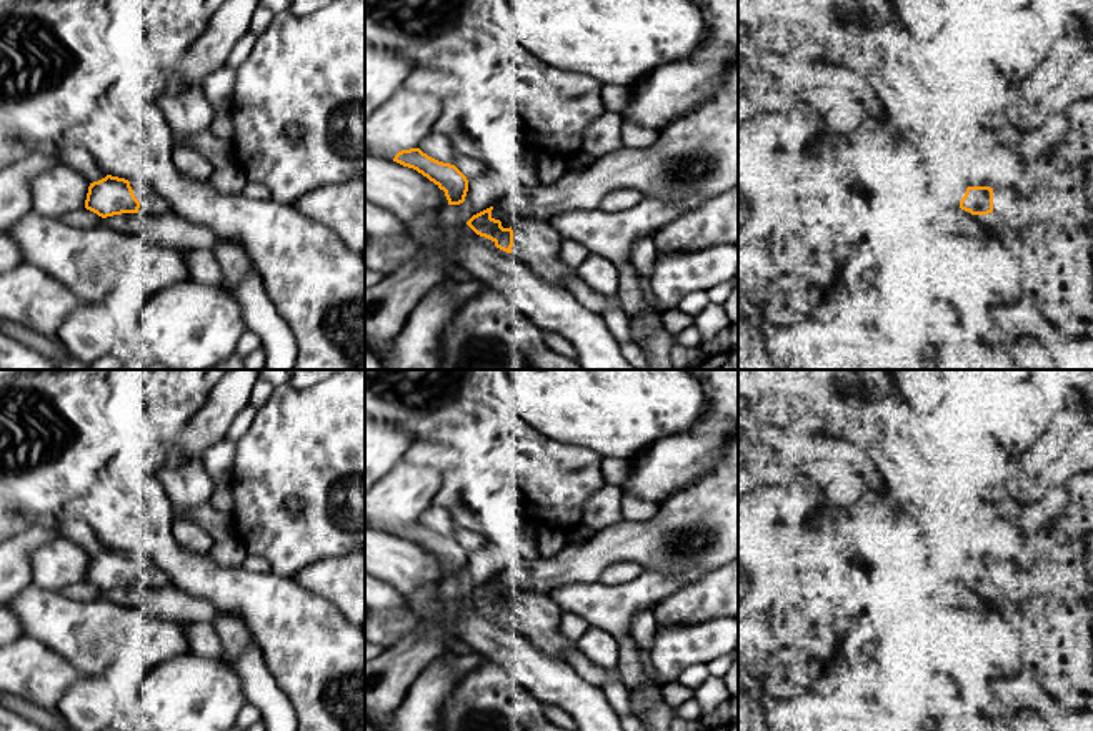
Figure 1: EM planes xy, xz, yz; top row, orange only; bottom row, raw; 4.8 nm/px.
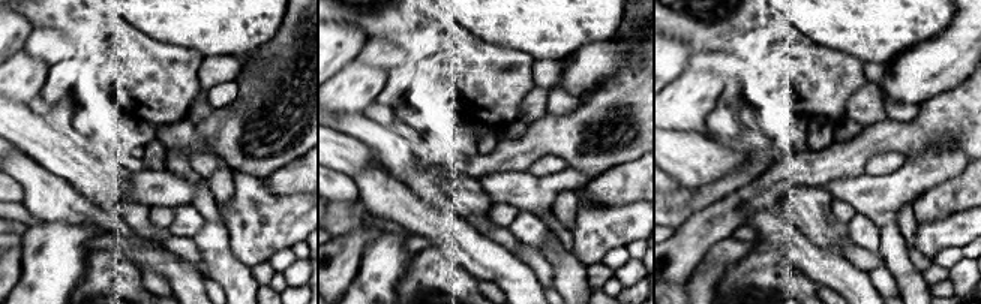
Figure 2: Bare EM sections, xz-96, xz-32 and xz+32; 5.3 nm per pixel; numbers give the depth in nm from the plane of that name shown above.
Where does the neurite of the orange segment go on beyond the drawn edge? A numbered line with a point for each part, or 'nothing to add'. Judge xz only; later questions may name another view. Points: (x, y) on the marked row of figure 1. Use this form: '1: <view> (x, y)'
1: xz (537, 243)

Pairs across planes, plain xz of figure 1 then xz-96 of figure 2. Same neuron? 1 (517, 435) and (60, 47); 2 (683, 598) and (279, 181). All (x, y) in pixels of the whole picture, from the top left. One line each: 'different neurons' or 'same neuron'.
1: different neurons
2: same neuron

